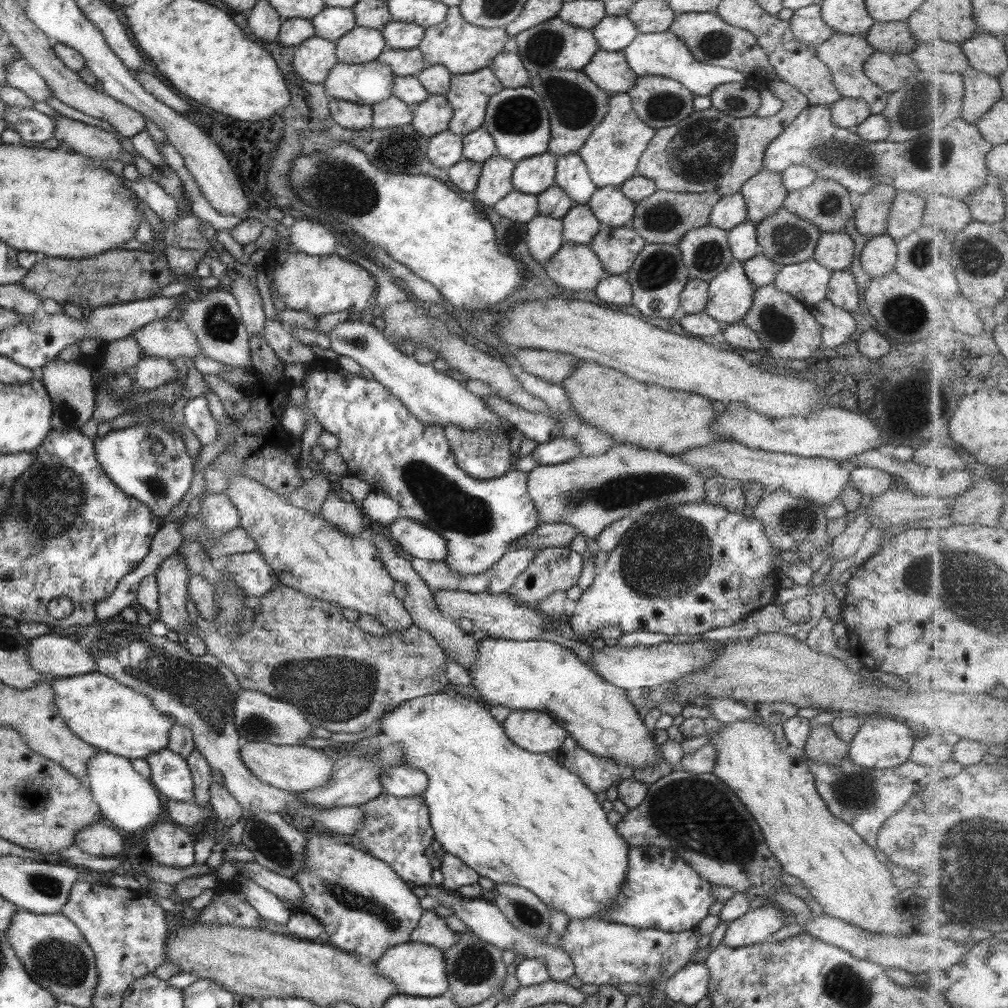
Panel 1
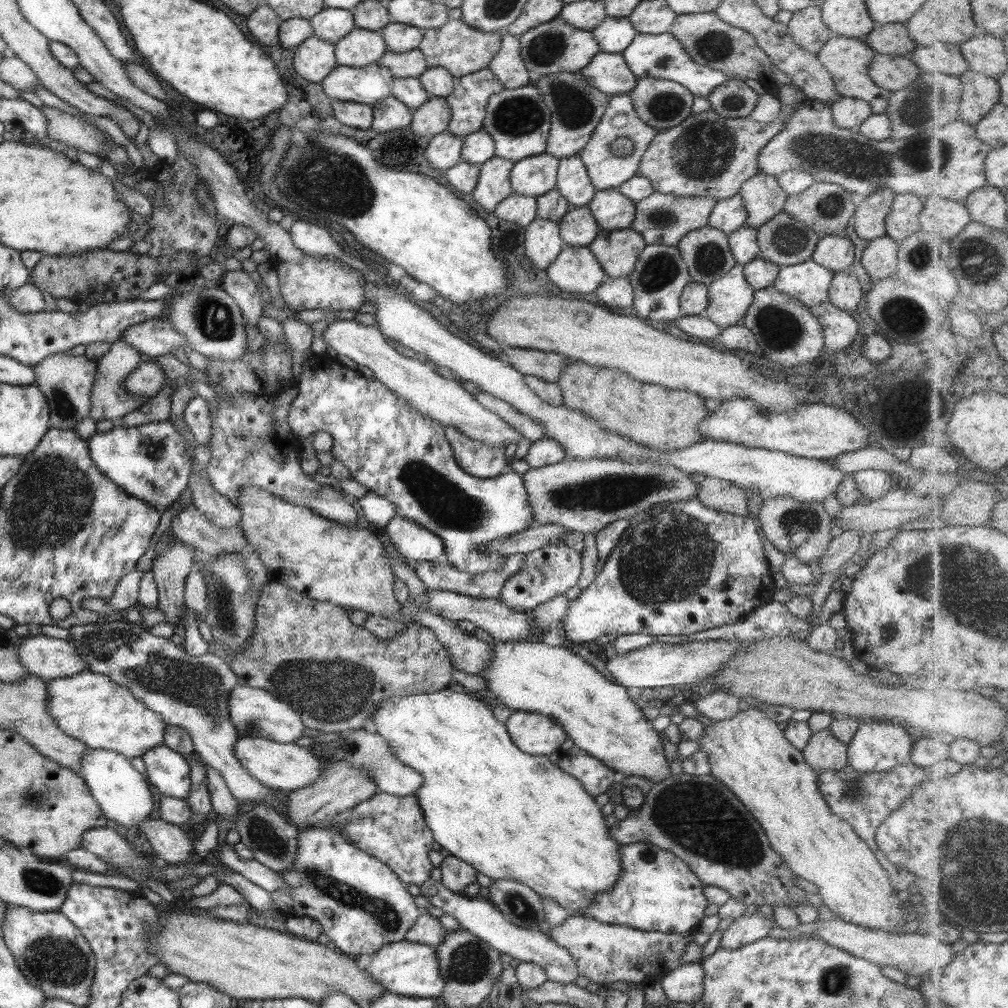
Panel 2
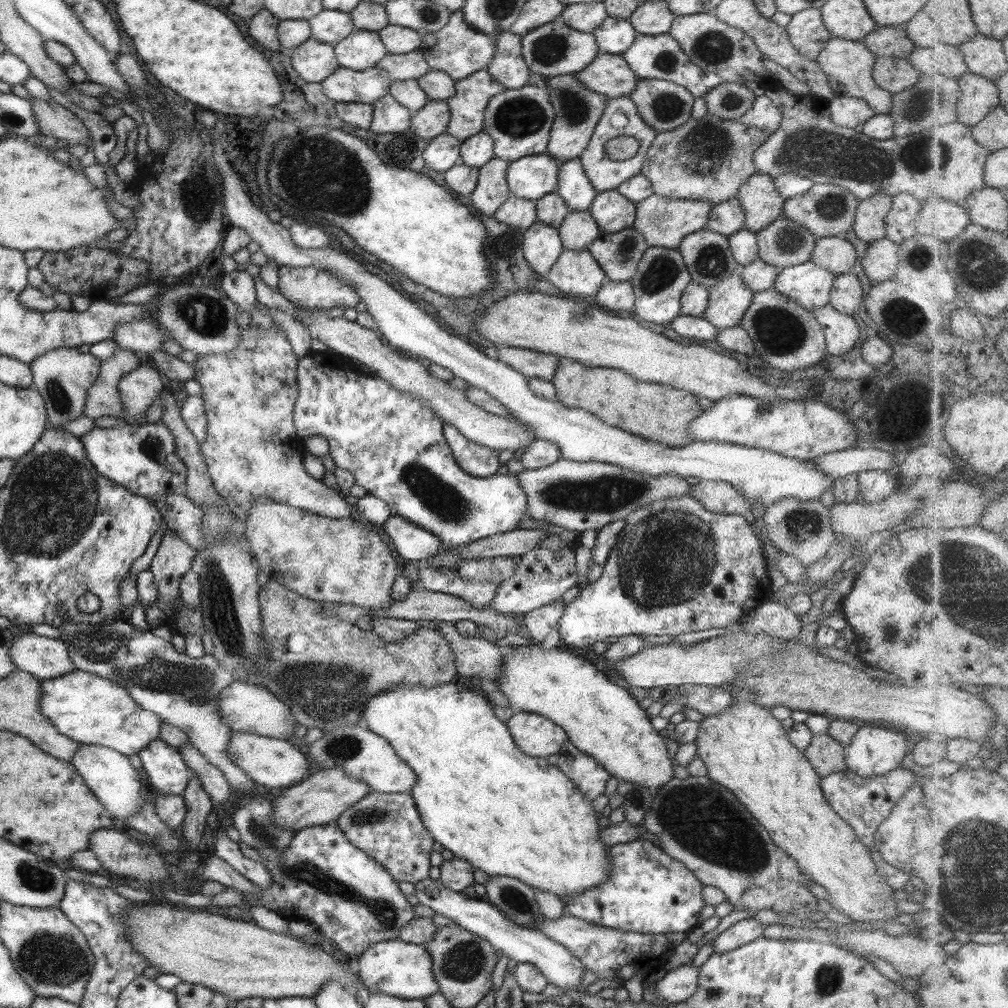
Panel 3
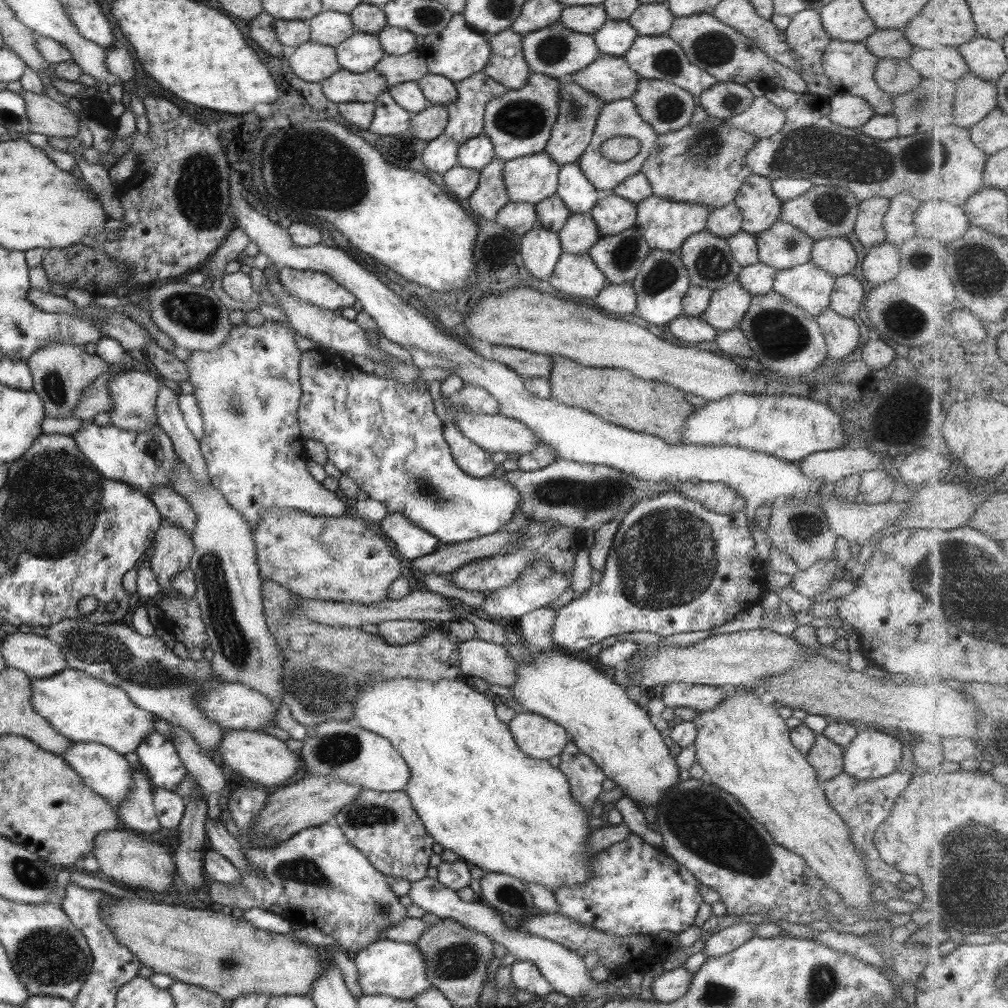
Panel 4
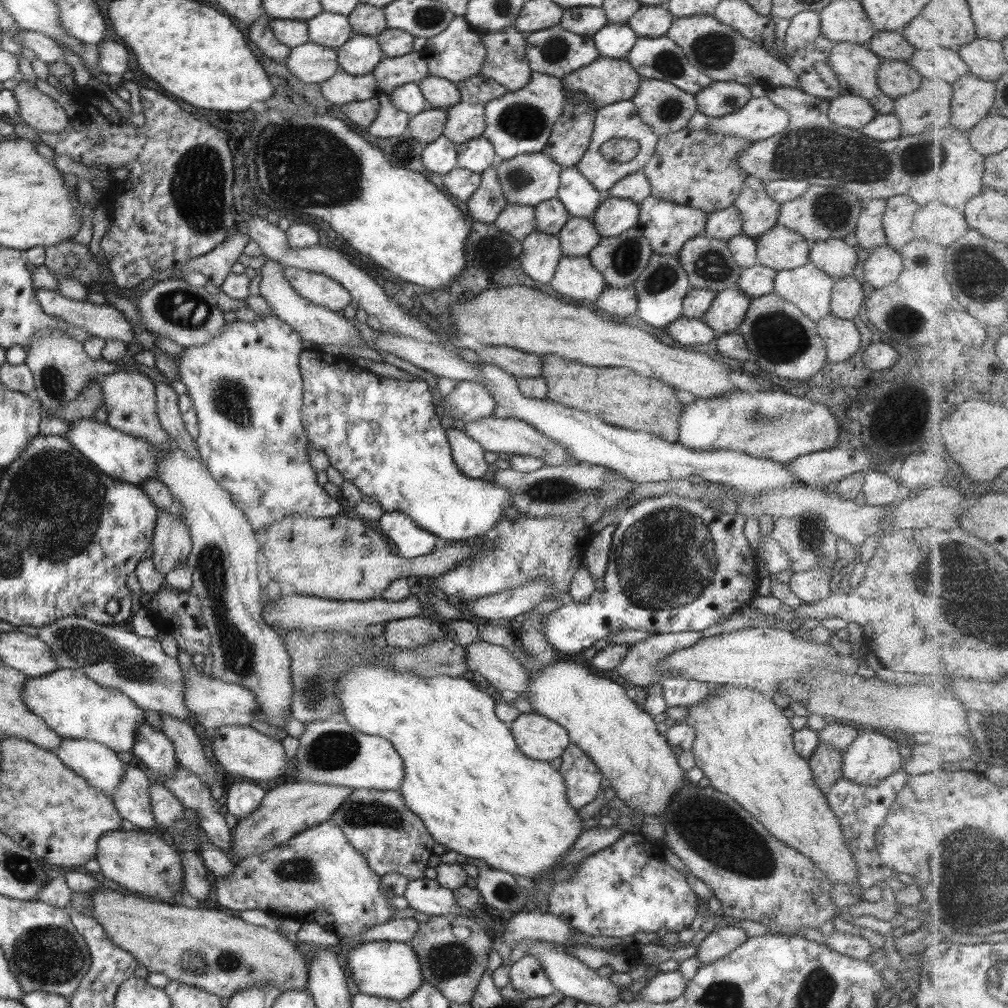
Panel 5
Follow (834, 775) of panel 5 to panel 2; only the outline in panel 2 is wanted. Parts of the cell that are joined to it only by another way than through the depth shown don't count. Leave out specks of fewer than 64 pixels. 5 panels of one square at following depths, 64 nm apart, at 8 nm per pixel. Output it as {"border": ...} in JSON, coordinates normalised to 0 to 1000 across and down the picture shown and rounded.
{"border":[[[821,722],[807,726],[795,748],[809,767],[830,765],[840,759],[839,739],[832,736]]]}

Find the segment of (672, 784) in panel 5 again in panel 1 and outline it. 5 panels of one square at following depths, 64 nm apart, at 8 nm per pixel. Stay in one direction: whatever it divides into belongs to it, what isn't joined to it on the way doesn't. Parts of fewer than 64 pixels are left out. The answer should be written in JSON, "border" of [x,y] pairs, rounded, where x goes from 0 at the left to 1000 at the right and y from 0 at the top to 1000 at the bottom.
{"border":[[[486,632],[473,636],[471,641],[474,649],[463,666],[469,673],[471,685],[475,687],[473,694],[483,702],[497,699],[508,705],[538,706],[559,722],[574,742],[588,750],[603,752],[616,761],[622,759],[630,764],[652,758],[651,746],[654,740],[648,735],[646,725],[640,720],[638,713],[634,712],[634,708],[622,694],[621,686],[601,678],[584,659],[576,656],[564,644],[537,635],[511,636]]]}

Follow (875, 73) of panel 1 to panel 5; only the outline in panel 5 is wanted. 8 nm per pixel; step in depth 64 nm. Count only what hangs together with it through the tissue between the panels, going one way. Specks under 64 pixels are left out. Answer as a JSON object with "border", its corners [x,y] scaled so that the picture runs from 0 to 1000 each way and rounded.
{"border":[[[874,59],[869,71],[872,89],[885,100],[912,87],[916,75],[904,64],[888,60]]]}

